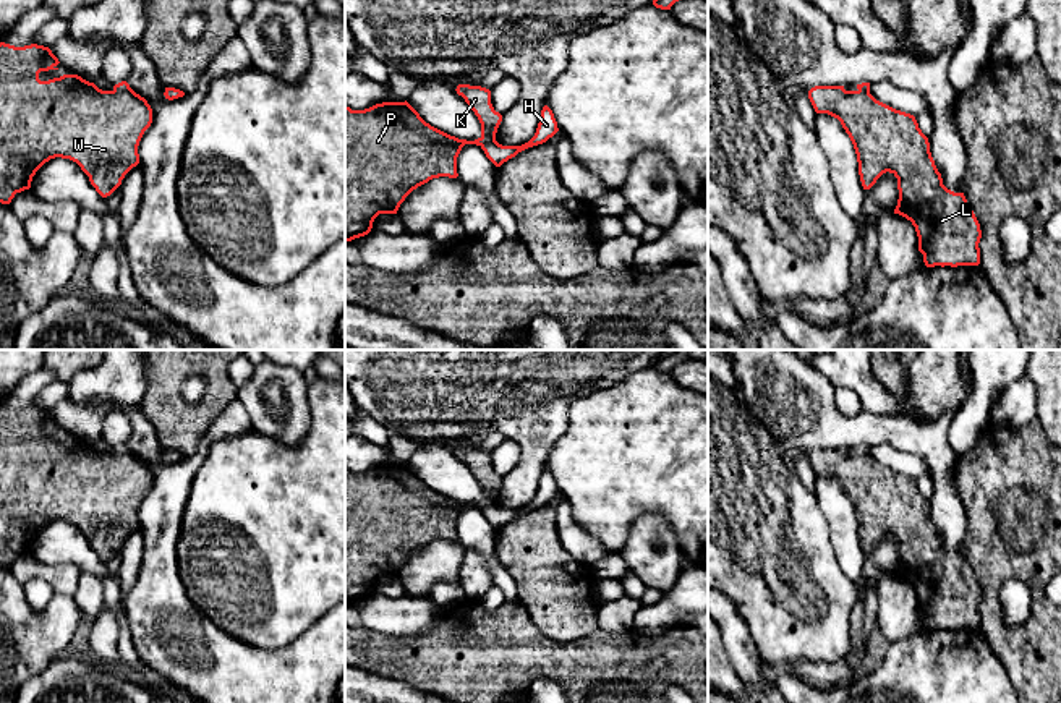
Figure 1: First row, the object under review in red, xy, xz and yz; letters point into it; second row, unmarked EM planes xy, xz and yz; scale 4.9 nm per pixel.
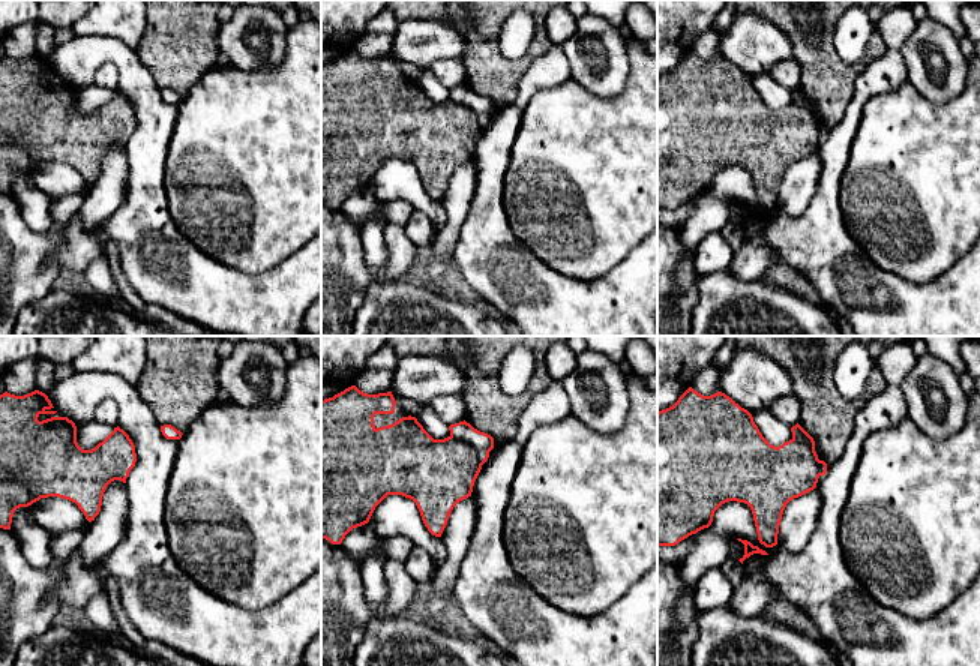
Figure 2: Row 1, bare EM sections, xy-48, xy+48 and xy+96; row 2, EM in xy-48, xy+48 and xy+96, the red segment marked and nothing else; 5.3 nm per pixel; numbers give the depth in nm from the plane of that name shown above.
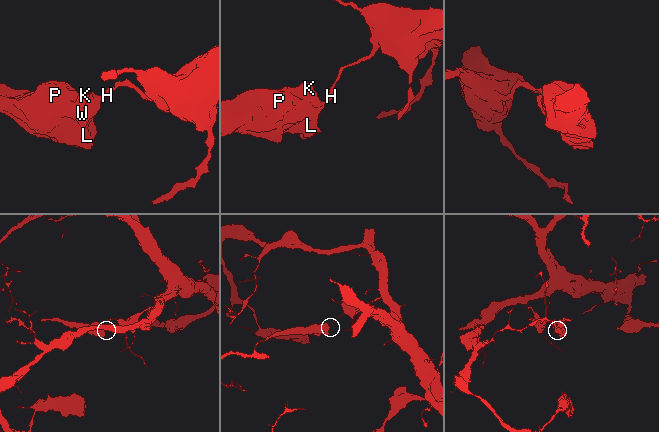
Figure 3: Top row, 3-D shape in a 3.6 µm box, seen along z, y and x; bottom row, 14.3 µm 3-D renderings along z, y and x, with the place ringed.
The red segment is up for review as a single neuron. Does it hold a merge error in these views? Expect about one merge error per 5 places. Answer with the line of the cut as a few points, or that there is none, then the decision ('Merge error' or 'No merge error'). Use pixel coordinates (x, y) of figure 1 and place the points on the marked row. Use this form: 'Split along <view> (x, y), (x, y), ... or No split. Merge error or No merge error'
Split along xz (496, 141), (485, 141), (481, 146). Merge error

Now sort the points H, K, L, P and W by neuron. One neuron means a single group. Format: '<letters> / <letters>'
H / K L P W

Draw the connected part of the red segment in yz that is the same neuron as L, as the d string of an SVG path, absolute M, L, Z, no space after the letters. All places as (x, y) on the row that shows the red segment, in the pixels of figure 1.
M815 86L808 99L816 113L837 118L849 134L863 190L886 172L897 178L894 214L915 227L927 267L980 264L980 224L964 193L943 185L928 138L914 115L844 86Z

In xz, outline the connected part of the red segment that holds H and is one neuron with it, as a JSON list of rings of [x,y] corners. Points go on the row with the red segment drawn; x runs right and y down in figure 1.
[[[544,105],[543,110],[541,110],[541,117],[539,117],[536,133],[528,143],[525,143],[522,146],[502,146],[497,141],[496,143],[484,141],[481,149],[484,151],[486,157],[496,167],[501,167],[504,162],[515,157],[518,152],[525,151],[528,147],[546,143],[557,131],[559,131],[559,128],[557,128],[557,121],[554,118],[554,113],[548,105]]]

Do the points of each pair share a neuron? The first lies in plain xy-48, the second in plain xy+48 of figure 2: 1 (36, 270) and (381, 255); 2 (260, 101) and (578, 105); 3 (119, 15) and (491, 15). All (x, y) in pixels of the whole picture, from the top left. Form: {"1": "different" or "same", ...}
{"1": "different", "2": "same", "3": "different"}

